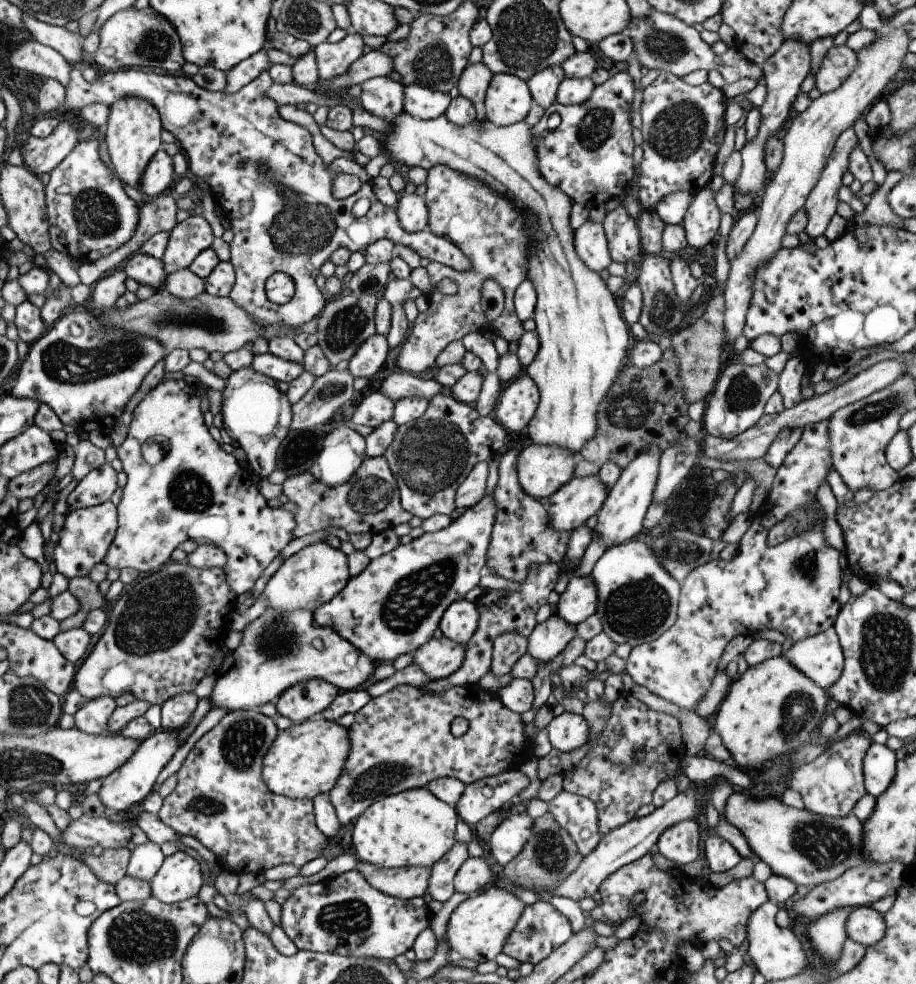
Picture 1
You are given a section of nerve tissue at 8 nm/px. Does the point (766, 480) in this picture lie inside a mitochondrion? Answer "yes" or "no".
no

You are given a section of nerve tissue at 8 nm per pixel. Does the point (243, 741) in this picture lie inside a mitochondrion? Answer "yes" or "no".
yes

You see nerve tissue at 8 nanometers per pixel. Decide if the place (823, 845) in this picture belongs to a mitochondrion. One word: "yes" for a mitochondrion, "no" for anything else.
yes

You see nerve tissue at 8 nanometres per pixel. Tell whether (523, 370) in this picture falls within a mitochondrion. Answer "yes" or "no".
no

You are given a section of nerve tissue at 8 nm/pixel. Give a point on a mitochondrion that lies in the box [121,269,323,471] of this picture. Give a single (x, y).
(208, 322)

